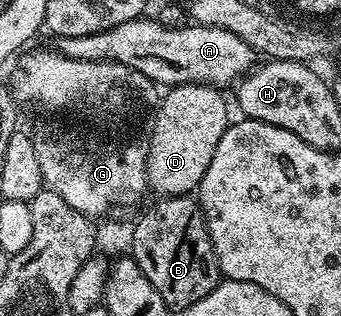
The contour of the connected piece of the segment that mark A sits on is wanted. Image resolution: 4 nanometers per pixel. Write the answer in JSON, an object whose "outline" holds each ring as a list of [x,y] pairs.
{"outline":[[[152,16],[126,20],[126,24],[118,24],[114,28],[106,28],[106,32],[94,32],[90,36],[56,38],[54,46],[61,54],[74,60],[121,62],[122,65],[136,71],[141,78],[147,78],[149,83],[161,82],[164,88],[183,86],[184,83],[202,83],[206,86],[224,88],[224,85],[231,85],[242,78],[254,64],[254,51],[238,36],[222,27],[186,24],[182,28],[162,28],[162,24]]]}

